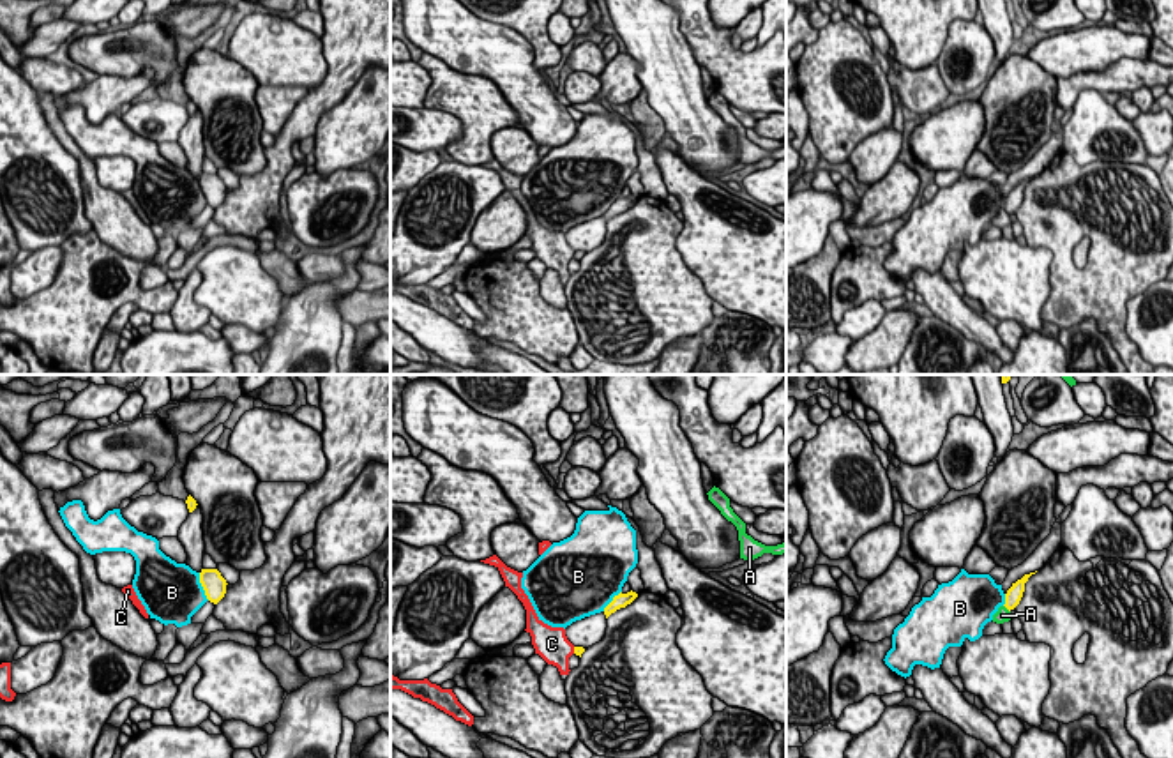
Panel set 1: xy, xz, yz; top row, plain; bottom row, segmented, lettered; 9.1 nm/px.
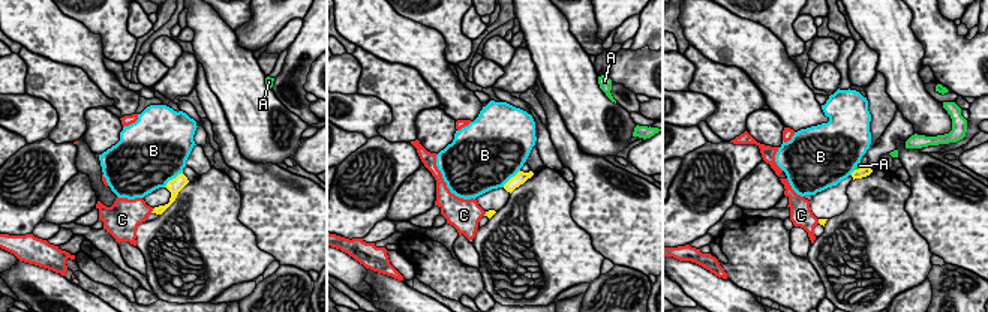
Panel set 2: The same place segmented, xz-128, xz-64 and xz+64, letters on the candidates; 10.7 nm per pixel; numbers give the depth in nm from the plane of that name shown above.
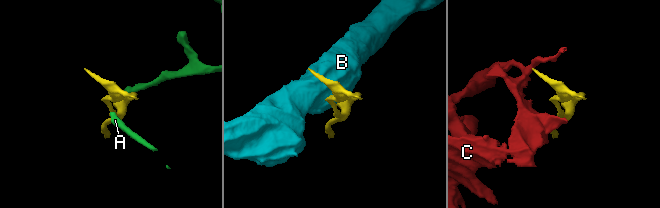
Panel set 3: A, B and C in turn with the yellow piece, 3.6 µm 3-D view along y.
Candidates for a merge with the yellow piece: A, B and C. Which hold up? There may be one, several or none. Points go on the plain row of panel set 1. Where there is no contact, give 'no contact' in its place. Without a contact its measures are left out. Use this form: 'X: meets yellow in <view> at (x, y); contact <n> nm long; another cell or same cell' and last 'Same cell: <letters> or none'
A: meets yellow in yz at (1006, 211); contact 100 nm long; another cell
B: meets yellow in xy at (202, 189); contact 280 nm long; another cell
C: meets yellow in xz at (575, 255); contact 70 nm long; another cell
Same cell: none

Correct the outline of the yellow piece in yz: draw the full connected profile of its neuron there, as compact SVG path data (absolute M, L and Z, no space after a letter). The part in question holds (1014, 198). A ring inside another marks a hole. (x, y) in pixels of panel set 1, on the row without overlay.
M1030 177L1030 178L1025 178L1021 184L1018 184L1016 187L1012 187L1012 191L1007 194L1005 198L1005 212L1010 216L1014 214L1021 201L1023 201L1023 196L1025 196L1025 187L1028 186L1028 182L1035 178L1035 177Z

